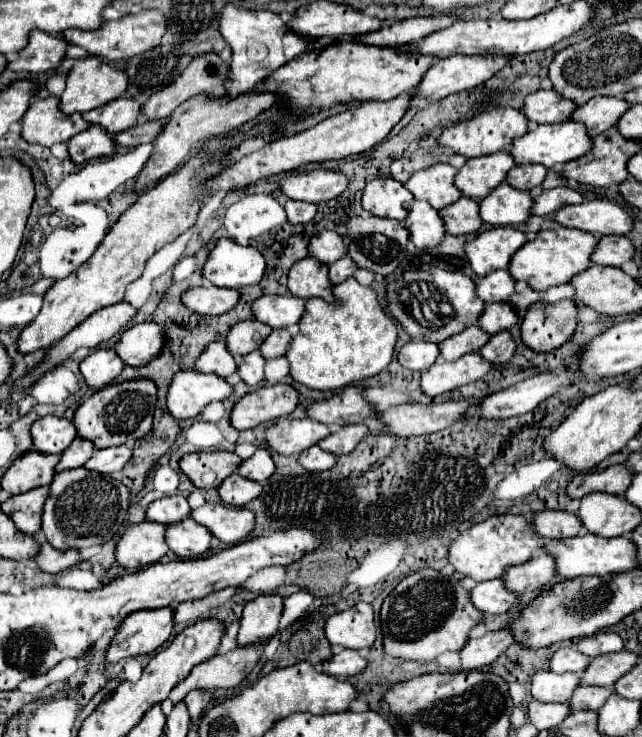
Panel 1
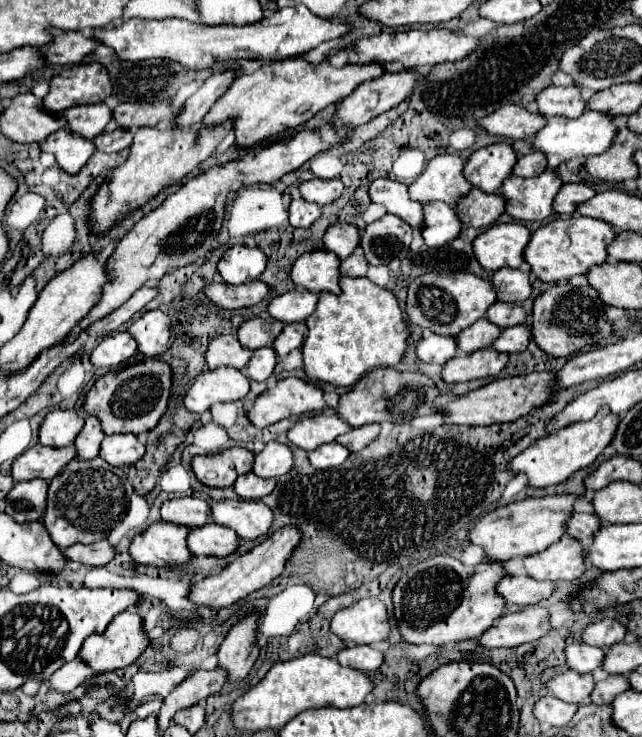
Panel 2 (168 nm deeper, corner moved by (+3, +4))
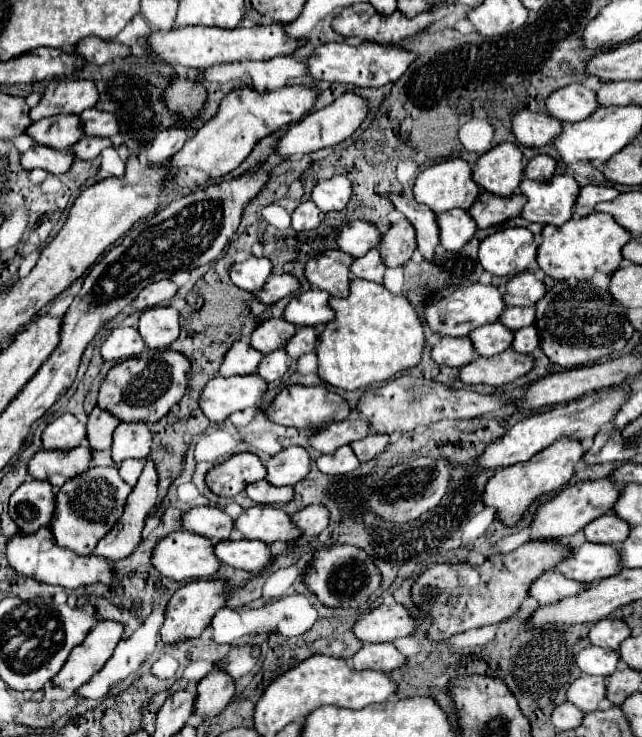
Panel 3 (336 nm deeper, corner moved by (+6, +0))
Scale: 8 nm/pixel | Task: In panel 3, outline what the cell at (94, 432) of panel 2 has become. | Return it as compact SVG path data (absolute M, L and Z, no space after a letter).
M94 408L88 420L88 440L90 440L90 448L94 450L104 450L110 448L112 444L112 432L116 430L116 426L120 424L120 420L110 414L108 410L102 408Z

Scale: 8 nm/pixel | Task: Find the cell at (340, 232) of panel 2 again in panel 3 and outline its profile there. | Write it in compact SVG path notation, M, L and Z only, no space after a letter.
M356 220L356 222L346 224L344 230L340 232L338 248L354 258L360 258L368 250L372 250L380 244L380 236L382 236L382 232L378 230L376 224L366 222L366 220Z

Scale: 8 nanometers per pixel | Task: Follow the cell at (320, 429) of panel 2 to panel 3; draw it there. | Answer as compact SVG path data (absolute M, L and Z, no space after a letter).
M348 418L344 422L332 422L326 428L314 432L310 438L310 446L322 454L332 454L340 446L350 444L354 440L362 440L370 434L368 420L364 418Z

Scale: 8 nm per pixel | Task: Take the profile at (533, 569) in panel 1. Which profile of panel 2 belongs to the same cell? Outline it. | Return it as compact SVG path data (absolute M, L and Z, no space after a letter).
M563 536L559 542L551 544L547 550L523 558L523 566L527 576L535 580L575 580L583 574L583 548L581 544L571 538Z

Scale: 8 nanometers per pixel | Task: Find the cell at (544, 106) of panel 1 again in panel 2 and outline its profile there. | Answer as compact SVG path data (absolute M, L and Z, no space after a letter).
M547 86L537 96L539 114L545 118L549 116L565 116L565 118L579 118L585 110L585 104L581 100L581 92L577 86Z

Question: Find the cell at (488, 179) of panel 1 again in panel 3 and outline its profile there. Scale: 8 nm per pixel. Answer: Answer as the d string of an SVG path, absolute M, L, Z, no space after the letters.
M502 142L482 154L474 166L474 182L496 196L512 196L524 178L526 160L514 142Z

